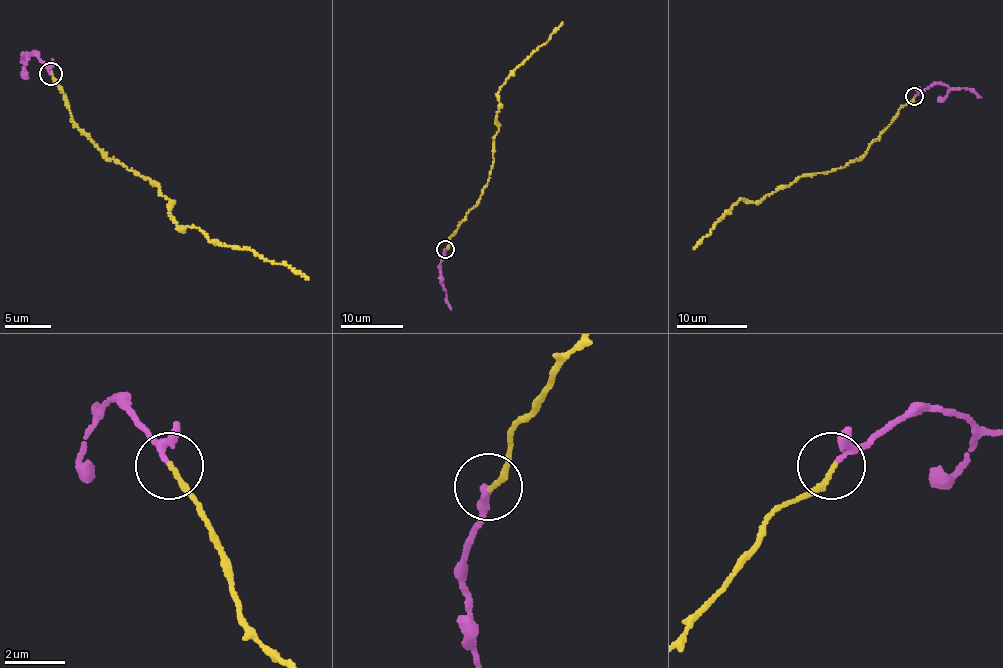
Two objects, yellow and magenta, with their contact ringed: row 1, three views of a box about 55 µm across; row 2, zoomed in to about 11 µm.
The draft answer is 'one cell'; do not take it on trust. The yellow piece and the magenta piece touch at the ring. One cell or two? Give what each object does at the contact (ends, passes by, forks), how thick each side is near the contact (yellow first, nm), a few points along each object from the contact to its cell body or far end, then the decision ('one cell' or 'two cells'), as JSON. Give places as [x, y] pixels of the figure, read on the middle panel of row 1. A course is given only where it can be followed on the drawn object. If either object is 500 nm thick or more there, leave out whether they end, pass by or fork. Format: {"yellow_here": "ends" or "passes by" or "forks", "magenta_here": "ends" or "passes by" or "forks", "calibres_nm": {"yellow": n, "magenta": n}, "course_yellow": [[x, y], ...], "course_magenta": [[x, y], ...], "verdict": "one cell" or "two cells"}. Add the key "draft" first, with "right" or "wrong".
{"draft": "right", "yellow_here": "ends", "magenta_here": "passes by", "calibres_nm": {"yellow": 180, "magenta": 160}, "course_yellow": [[445, 250], [487, 184], [494, 159], [492, 143], [498, 130], [499, 88], [563, 22]], "course_magenta": [[445, 250], [440, 275], [451, 310]], "verdict": "one cell"}

